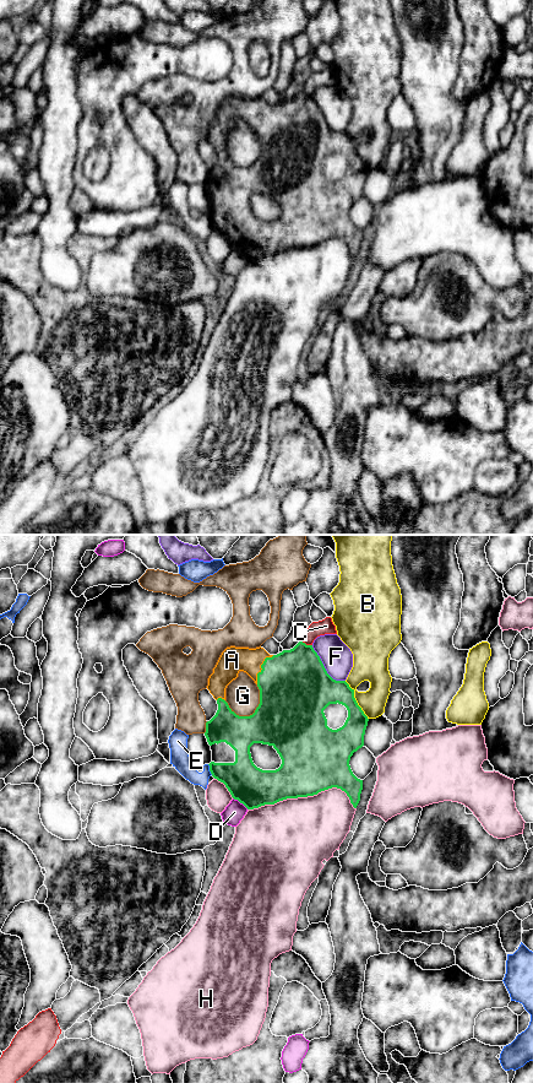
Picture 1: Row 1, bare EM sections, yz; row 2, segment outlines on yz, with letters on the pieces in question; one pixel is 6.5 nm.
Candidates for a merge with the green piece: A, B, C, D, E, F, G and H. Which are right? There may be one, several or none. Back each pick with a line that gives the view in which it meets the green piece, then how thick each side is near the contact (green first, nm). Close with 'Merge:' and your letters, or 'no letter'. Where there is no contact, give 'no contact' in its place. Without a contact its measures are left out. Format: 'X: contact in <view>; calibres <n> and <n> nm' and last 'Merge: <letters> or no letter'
A: contact in yz; calibres 460 and 160 nm
Merge: A

